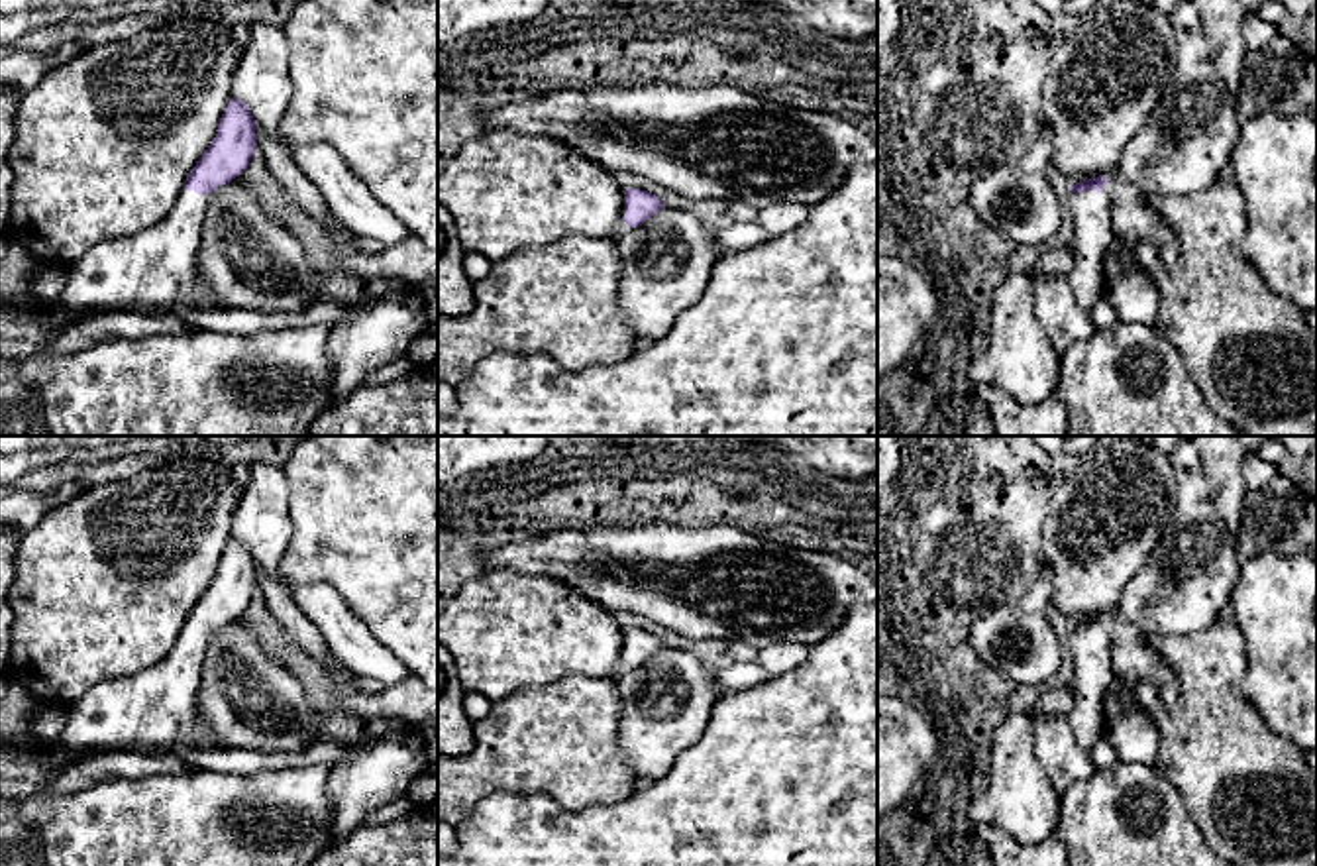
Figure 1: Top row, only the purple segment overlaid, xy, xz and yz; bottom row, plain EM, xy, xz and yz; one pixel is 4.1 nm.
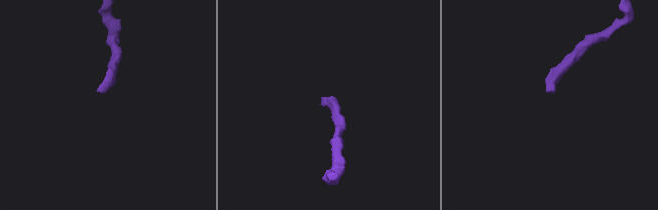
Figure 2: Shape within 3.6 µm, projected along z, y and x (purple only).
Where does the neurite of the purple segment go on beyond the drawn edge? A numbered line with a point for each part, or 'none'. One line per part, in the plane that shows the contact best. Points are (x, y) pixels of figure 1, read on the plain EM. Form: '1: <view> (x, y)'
1: yz (1092, 650)

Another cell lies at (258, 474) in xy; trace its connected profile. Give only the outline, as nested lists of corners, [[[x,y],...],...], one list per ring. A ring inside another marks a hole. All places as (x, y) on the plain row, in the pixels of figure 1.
[[[249,463],[232,538],[247,544],[255,564],[287,587],[349,672],[385,685],[412,677],[410,668],[373,636],[332,585],[290,585],[281,577],[281,560],[292,538],[289,497],[283,467]]]

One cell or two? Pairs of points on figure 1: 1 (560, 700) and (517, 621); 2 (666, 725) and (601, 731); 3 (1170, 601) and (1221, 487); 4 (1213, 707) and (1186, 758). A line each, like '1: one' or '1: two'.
1: two
2: two
3: one
4: one

